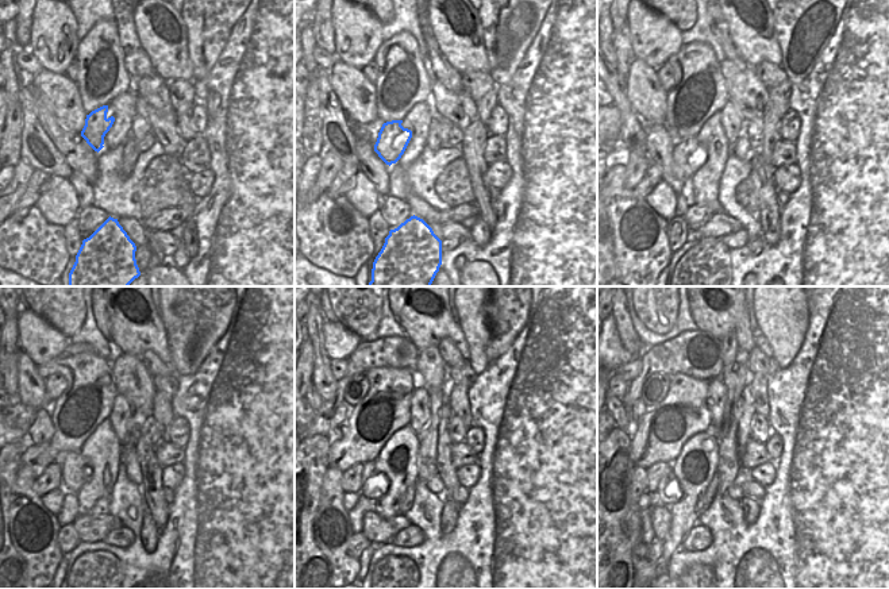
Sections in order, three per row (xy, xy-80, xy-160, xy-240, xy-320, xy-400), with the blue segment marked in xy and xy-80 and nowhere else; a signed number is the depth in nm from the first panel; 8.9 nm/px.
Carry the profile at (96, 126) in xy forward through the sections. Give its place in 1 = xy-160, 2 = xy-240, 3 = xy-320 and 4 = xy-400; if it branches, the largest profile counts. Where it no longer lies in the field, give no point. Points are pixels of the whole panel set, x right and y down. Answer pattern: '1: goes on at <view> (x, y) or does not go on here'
1: goes on at xy-160 (688, 156)
2: goes on at xy-240 (73, 466)
3: goes on at xy-320 (373, 484)
4: goes on at xy-400 (669, 492)

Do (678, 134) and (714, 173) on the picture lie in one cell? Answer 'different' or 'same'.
different

